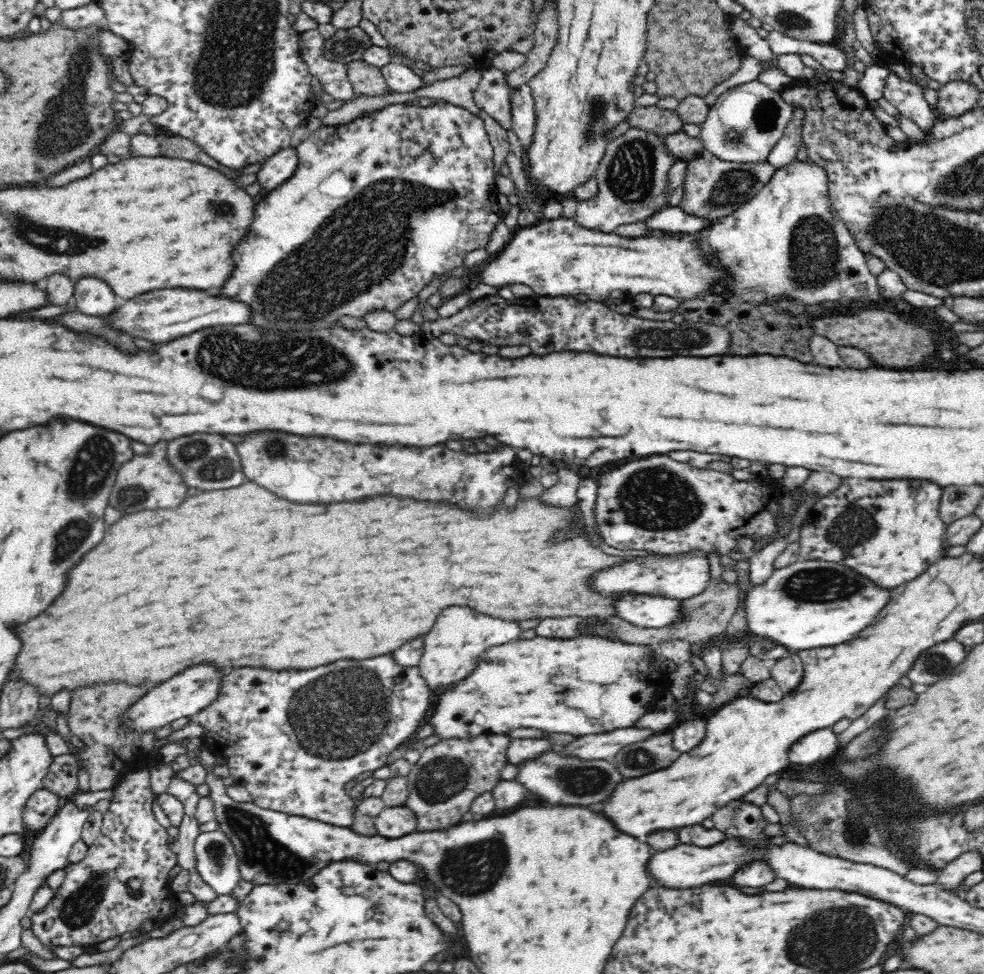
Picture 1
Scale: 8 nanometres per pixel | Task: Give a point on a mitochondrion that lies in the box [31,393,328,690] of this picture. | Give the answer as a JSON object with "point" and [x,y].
{"point":[90,468]}

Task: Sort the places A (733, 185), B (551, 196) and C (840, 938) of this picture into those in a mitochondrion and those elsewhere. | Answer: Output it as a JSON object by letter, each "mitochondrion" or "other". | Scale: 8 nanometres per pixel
{"A":"mitochondrion","B":"other","C":"mitochondrion"}

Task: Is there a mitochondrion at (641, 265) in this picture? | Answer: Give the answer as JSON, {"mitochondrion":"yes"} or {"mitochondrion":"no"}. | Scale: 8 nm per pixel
{"mitochondrion":"no"}

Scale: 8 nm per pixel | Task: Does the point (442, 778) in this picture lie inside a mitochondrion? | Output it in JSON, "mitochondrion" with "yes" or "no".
{"mitochondrion":"yes"}

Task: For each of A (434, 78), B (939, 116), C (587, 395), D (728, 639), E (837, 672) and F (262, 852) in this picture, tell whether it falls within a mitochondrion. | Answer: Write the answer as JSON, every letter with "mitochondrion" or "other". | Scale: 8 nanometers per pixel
{"A":"other","B":"other","C":"other","D":"other","E":"other","F":"mitochondrion"}

